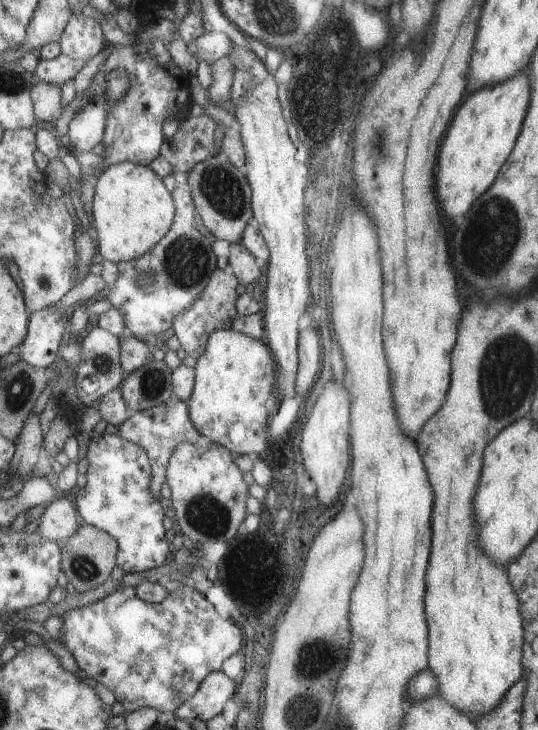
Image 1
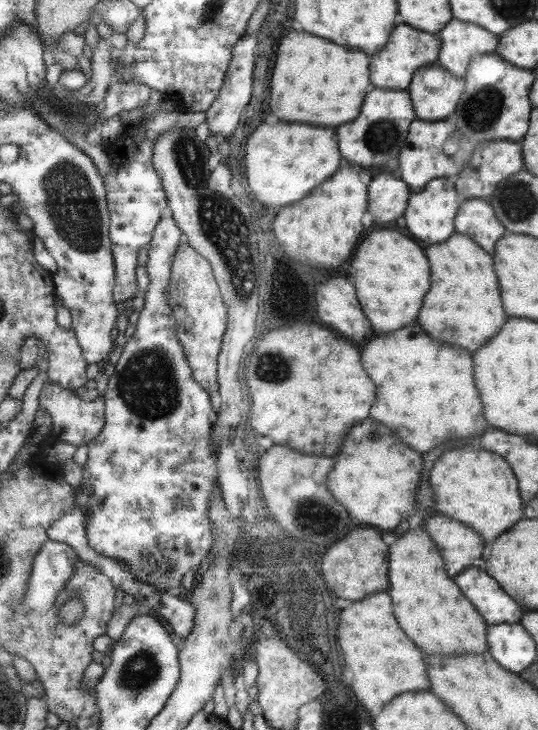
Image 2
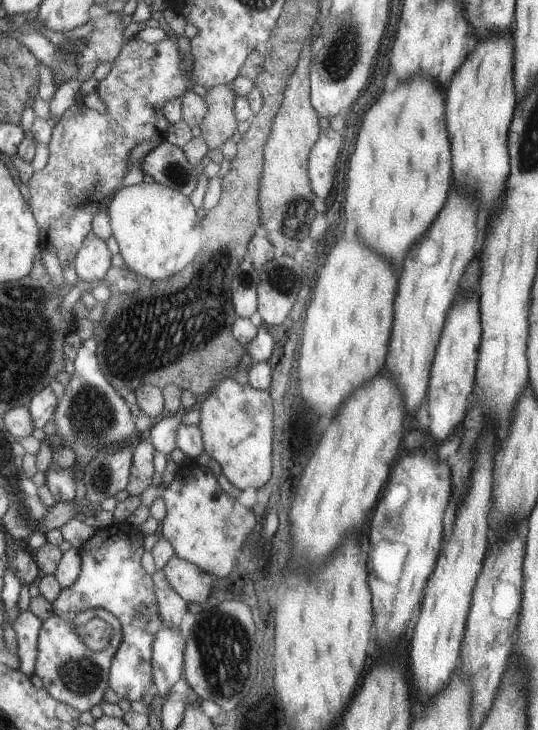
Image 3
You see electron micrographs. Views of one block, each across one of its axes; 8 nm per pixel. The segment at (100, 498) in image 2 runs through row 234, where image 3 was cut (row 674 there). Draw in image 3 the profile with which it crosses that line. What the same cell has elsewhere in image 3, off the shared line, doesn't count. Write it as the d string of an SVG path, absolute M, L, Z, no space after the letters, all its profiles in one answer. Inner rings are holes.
M162 627L157 632L152 645L153 656L150 658L155 683L154 697L165 699L173 684L183 677L185 642L178 628Z

